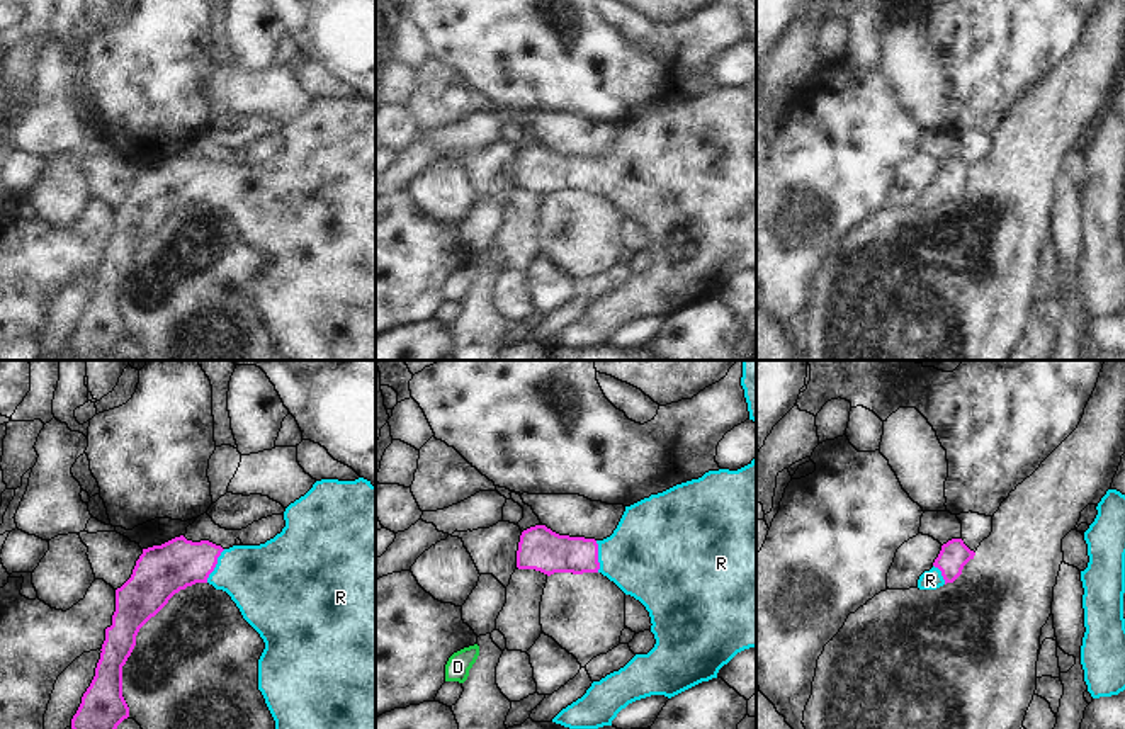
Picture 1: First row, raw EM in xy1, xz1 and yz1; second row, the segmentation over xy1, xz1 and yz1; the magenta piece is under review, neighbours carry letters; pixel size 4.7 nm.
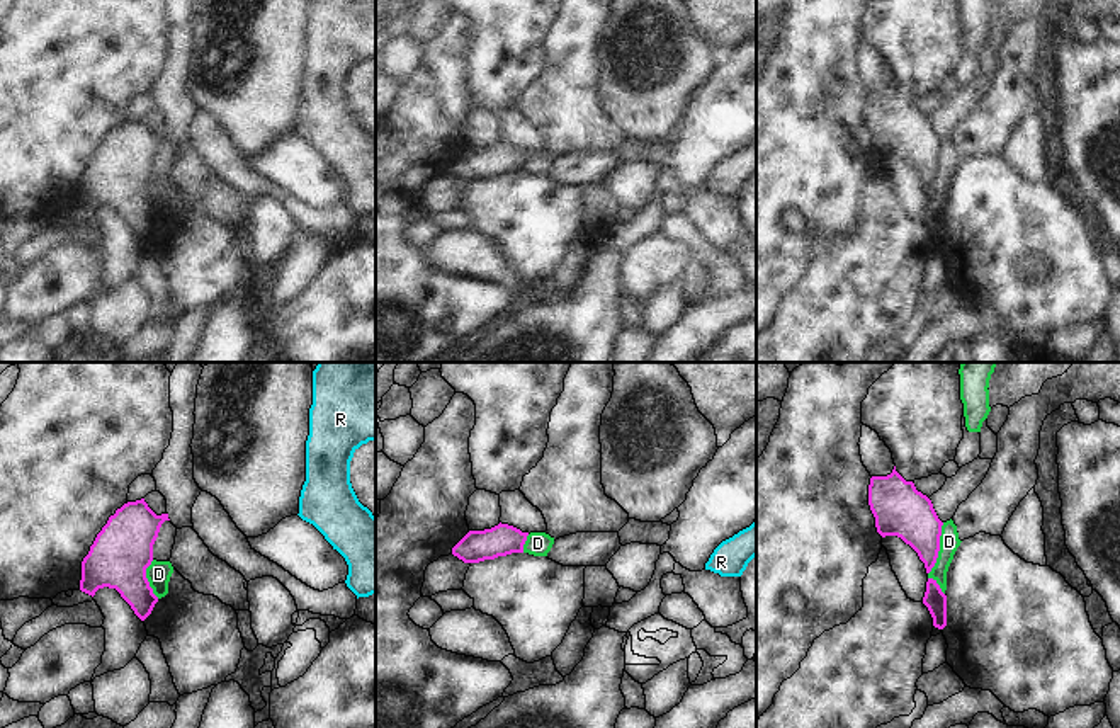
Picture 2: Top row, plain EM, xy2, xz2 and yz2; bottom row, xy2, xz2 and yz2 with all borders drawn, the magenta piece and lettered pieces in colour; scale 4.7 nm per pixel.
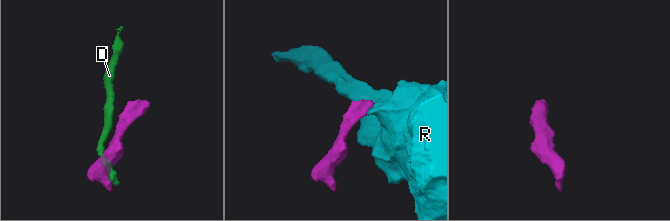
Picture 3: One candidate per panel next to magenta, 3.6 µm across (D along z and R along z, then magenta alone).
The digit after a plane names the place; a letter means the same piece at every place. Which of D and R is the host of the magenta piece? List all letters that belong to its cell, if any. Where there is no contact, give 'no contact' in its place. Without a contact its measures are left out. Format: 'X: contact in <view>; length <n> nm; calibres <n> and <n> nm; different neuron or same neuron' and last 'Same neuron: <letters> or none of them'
D: contact in yz2; length 260 nm; calibres 240 and 100 nm; different neuron
R: contact in xy1; length 180 nm; calibres 240 and 340 nm; same neuron
Same neuron: R

